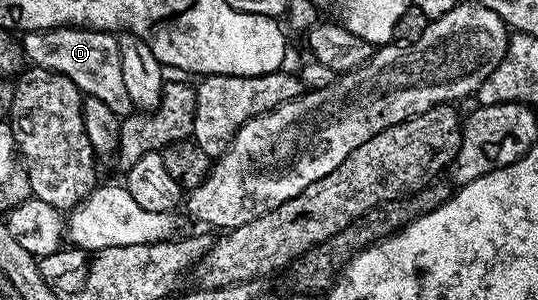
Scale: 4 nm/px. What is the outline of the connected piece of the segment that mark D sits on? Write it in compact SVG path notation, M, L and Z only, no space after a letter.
M77 27L38 29L35 33L26 33L21 42L25 60L33 68L50 69L72 79L82 94L100 99L119 119L130 116L134 105L123 82L120 47L113 32Z

